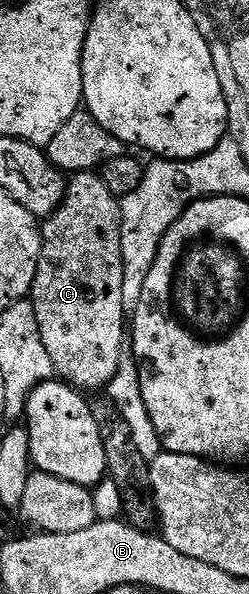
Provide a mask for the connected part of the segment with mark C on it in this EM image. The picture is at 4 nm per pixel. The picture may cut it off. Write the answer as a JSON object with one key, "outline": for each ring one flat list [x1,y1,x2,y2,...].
{"outline":[[80,172,76,178,67,183,64,191,64,199,60,207,53,212,51,218,47,219,42,226,42,248,40,249,40,259,38,268,34,276,30,301,34,308,34,316,38,316,38,332,42,332,42,344,46,344,46,353,50,356,50,364,54,364,56,374,69,386,80,392,88,390,103,391,114,380,114,372,118,370,120,353,126,344,126,311,123,306,123,292,126,287,123,284,123,256,124,243,120,235,120,202,106,188,106,184,100,179,99,173]]}

